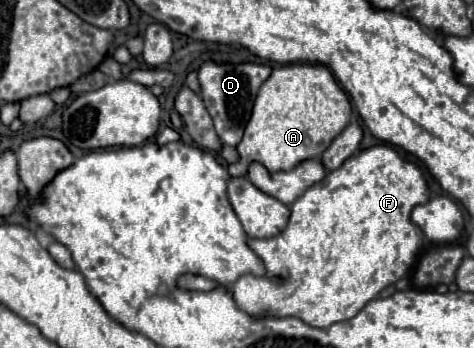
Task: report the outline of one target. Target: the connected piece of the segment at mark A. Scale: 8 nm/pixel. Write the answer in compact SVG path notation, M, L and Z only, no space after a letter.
M291 63L275 67L259 89L243 141L237 145L241 159L229 165L229 173L233 177L247 175L251 161L263 163L269 171L287 171L305 159L321 157L349 119L351 101L325 65Z

